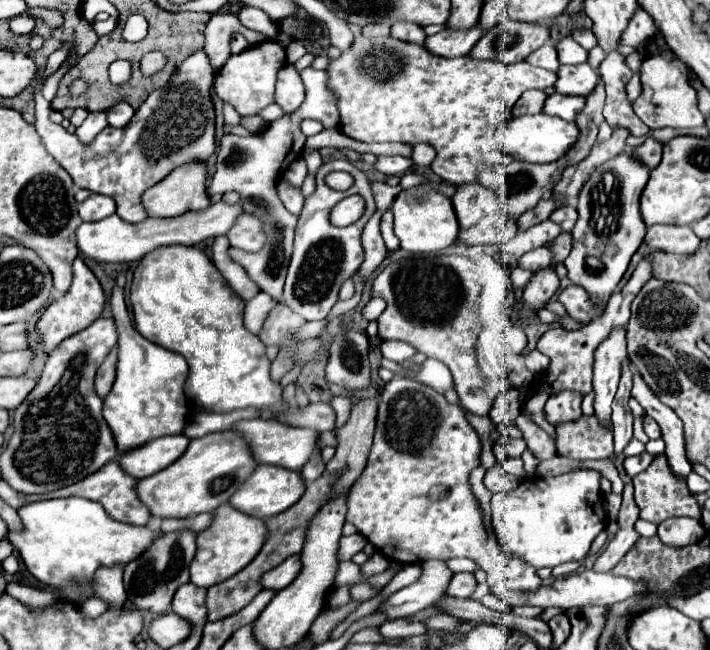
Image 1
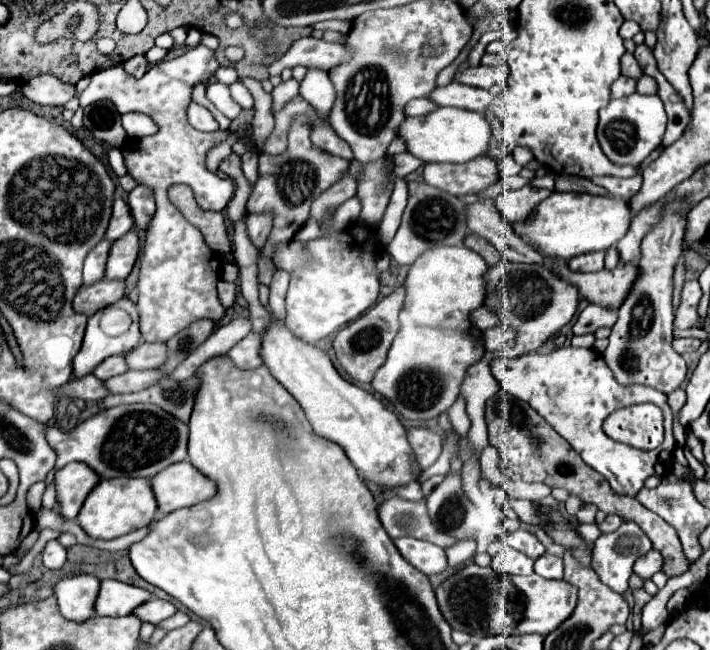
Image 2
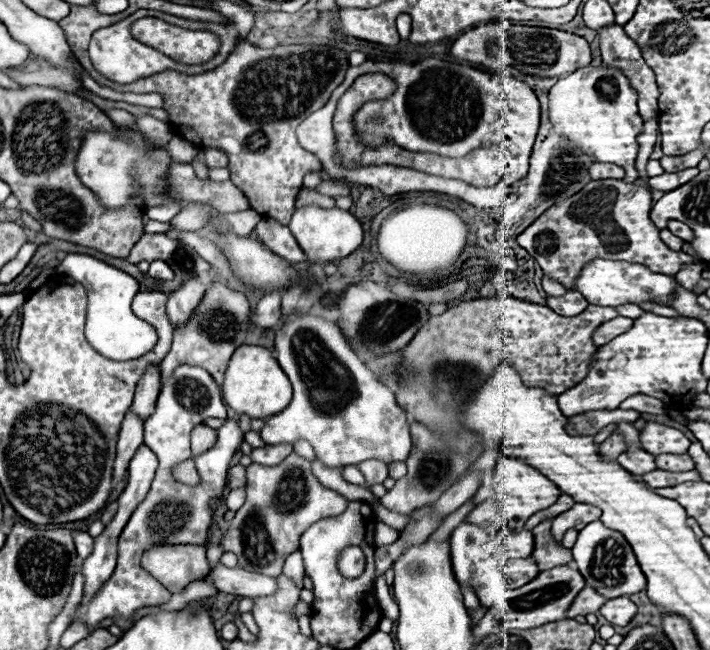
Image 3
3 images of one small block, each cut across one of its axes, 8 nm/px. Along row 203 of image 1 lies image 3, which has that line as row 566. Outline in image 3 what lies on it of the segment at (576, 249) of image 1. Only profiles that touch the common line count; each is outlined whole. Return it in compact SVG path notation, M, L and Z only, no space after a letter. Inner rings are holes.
M594 520L580 530L578 540L572 548L572 554L574 554L574 562L578 564L580 574L586 580L586 586L598 588L598 592L602 592L602 596L606 598L630 596L646 588L644 572L640 570L636 556L630 544L626 542L626 538L612 528L606 528L600 520Z

